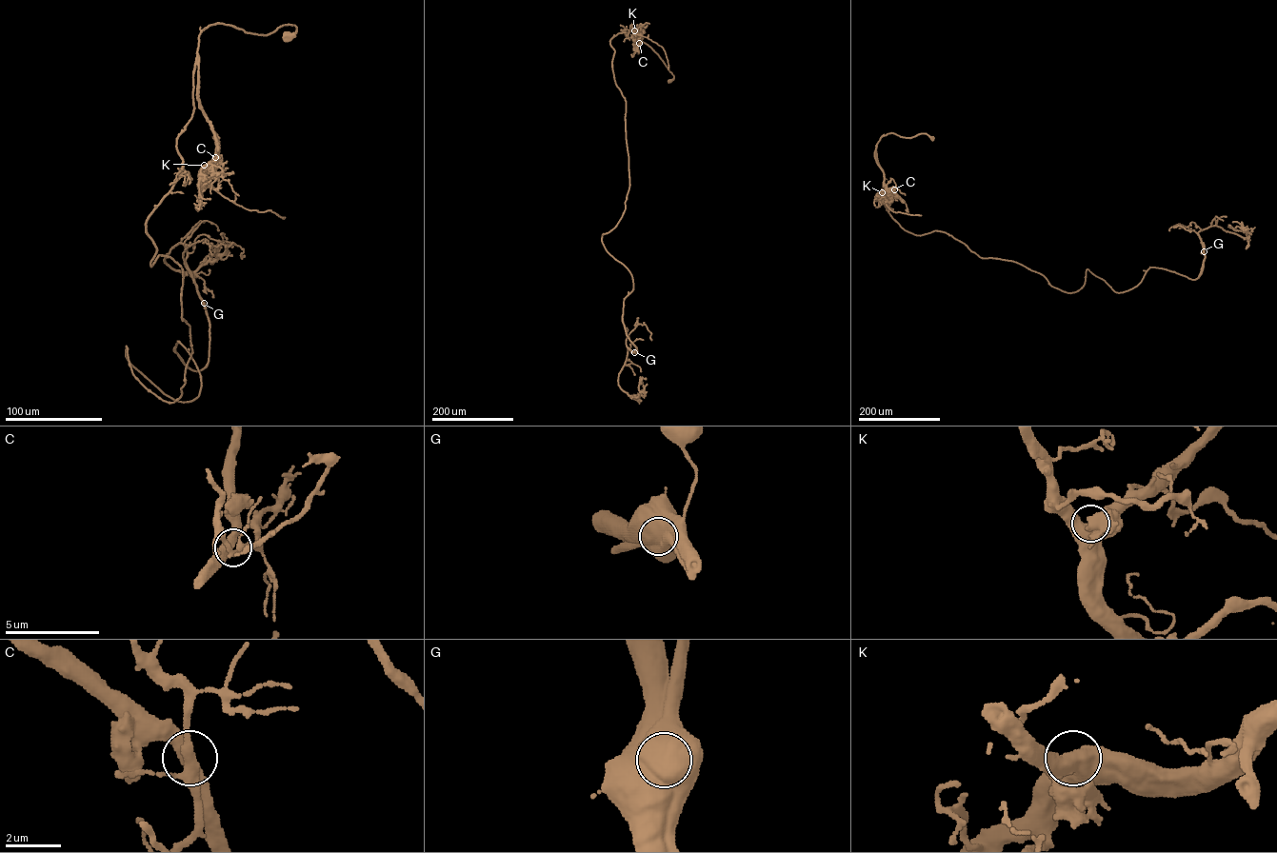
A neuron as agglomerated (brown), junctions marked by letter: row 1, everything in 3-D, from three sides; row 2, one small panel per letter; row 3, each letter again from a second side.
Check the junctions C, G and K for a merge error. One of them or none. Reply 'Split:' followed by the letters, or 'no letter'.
Split: G

